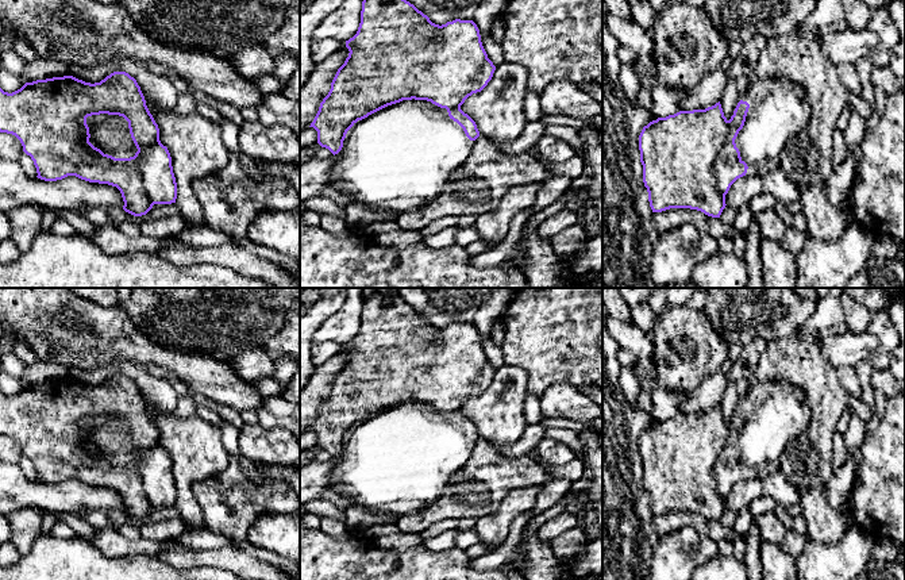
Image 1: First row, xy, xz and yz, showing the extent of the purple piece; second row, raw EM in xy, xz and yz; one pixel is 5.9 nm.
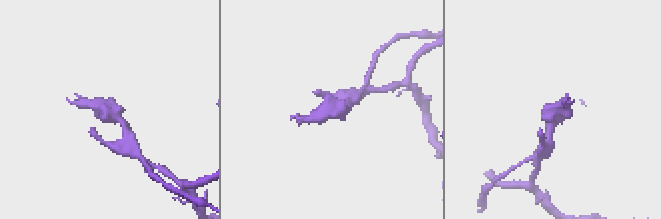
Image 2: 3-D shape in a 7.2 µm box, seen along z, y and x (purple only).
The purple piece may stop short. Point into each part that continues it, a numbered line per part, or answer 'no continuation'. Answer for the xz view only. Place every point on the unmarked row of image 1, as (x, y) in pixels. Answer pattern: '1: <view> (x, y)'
1: xz (399, 461)

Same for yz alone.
1: yz (780, 413)

